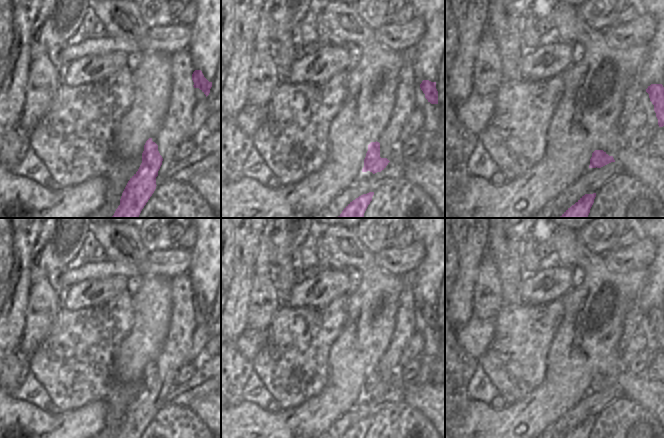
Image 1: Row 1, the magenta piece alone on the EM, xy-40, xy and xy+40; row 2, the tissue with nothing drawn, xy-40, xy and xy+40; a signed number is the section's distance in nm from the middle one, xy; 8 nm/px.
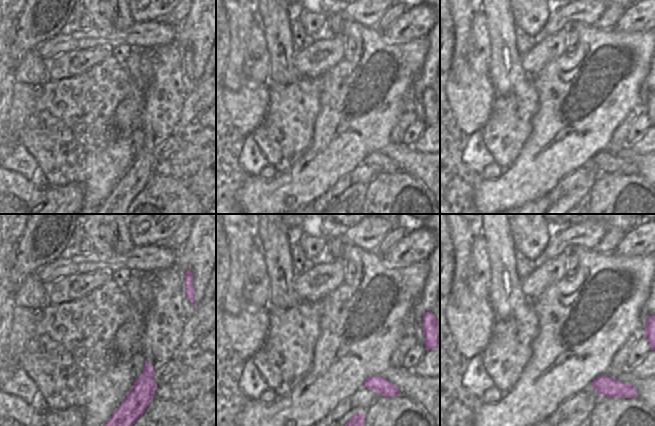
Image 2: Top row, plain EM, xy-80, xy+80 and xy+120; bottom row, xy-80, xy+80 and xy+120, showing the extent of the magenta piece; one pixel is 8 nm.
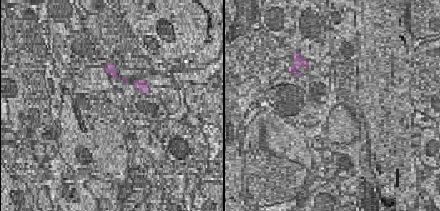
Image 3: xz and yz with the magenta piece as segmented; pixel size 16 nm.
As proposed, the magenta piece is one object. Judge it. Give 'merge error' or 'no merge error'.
merge error

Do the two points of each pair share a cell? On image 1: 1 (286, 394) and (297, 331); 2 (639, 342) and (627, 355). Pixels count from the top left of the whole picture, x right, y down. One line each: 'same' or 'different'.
1: same
2: same

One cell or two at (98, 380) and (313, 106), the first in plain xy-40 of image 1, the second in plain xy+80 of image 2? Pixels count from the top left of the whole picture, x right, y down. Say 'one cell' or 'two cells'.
one cell

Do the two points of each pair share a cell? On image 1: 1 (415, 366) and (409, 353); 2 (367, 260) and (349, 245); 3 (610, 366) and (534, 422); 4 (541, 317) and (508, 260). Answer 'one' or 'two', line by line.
1: two
2: one
3: one
4: two

